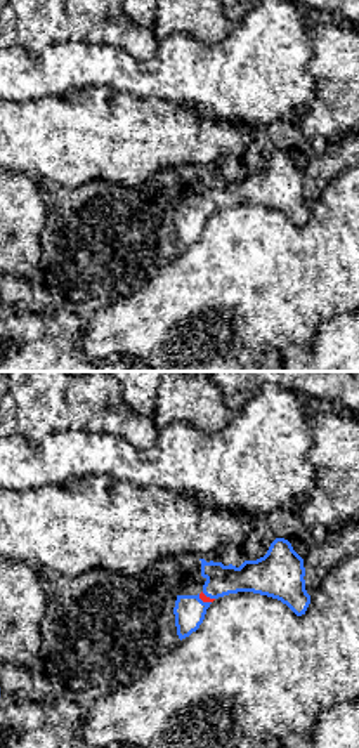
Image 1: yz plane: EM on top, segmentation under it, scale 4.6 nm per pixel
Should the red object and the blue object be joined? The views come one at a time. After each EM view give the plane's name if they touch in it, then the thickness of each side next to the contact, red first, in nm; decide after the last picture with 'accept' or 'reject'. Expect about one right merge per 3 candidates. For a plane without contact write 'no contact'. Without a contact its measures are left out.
contact in yz; calibres 40 and 150 nm

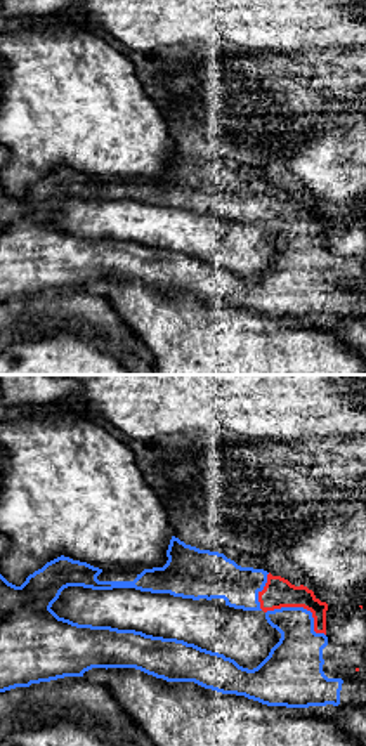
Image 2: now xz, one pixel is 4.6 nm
contact in xz; calibres 140 and 240 nm

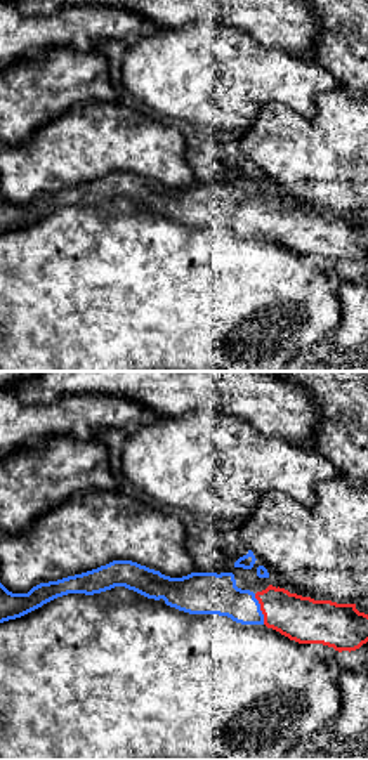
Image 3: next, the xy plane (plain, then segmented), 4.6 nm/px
contact in xy; calibres 220 and 190 nm

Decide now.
accept

